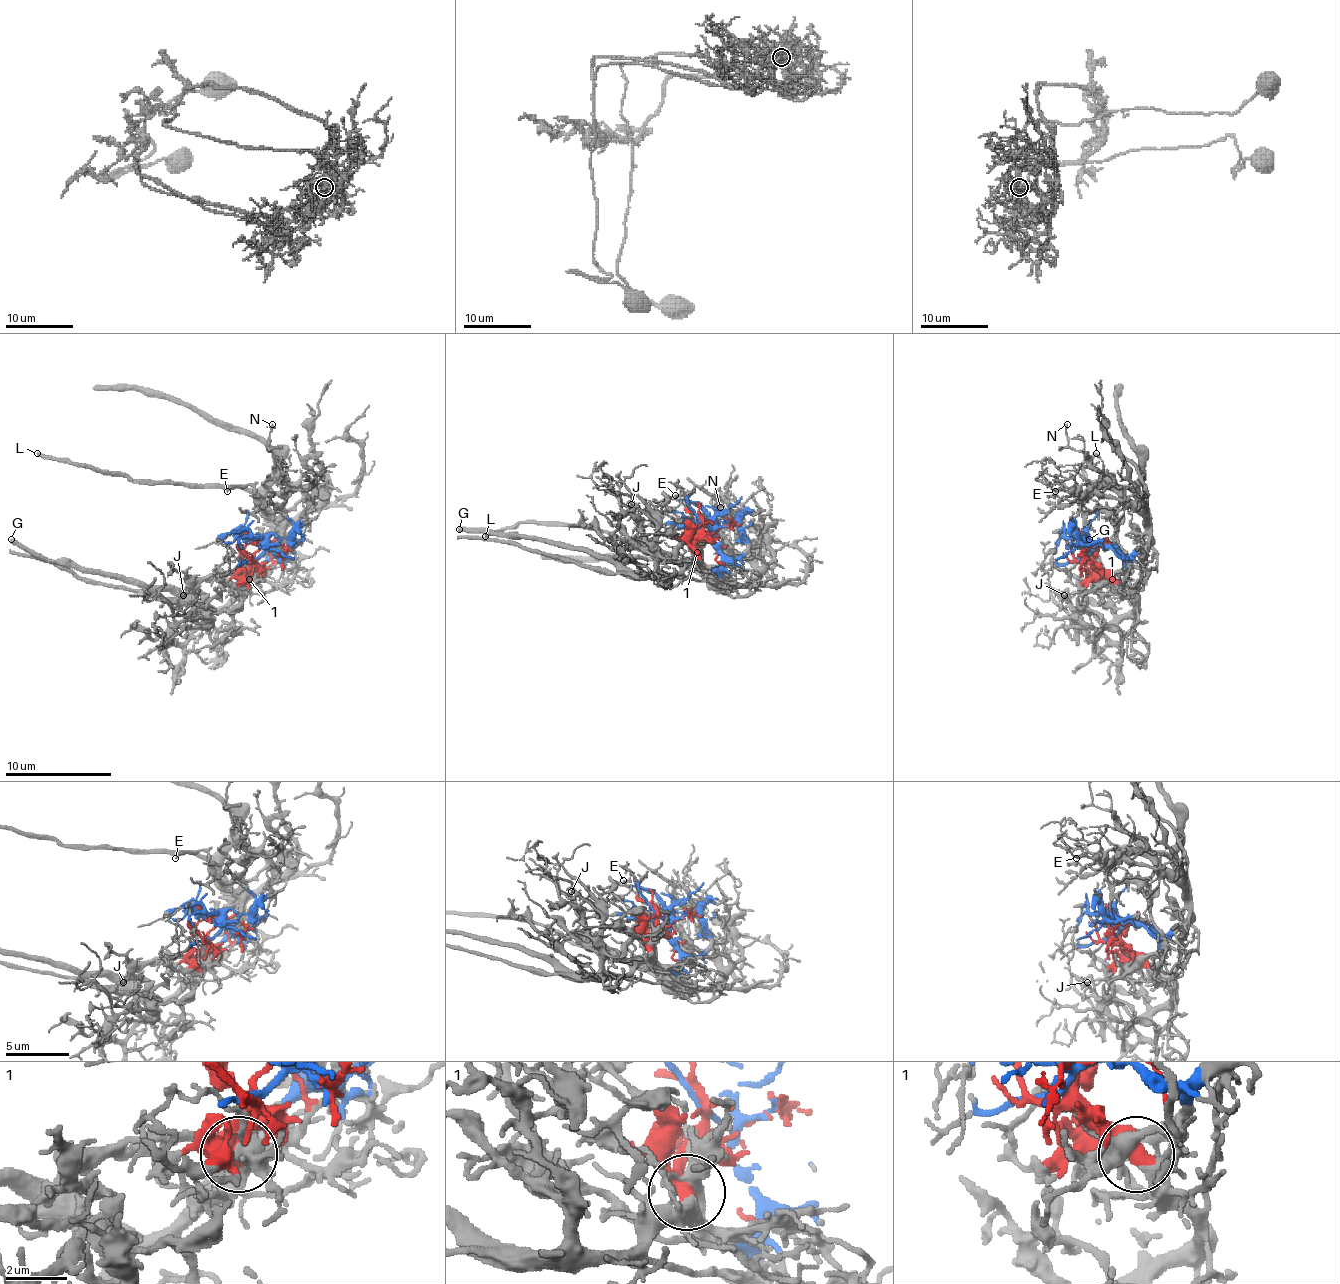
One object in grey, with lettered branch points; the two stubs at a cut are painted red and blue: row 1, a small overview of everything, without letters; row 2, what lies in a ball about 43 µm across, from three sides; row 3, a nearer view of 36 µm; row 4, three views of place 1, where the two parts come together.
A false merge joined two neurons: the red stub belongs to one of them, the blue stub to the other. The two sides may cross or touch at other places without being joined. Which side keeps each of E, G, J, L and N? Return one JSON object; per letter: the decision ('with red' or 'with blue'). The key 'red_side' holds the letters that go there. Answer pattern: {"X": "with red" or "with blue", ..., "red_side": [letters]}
{"E": "with blue", "G": "with red", "J": "with red", "L": "with blue", "N": "with blue", "red_side": ["G", "J"]}

